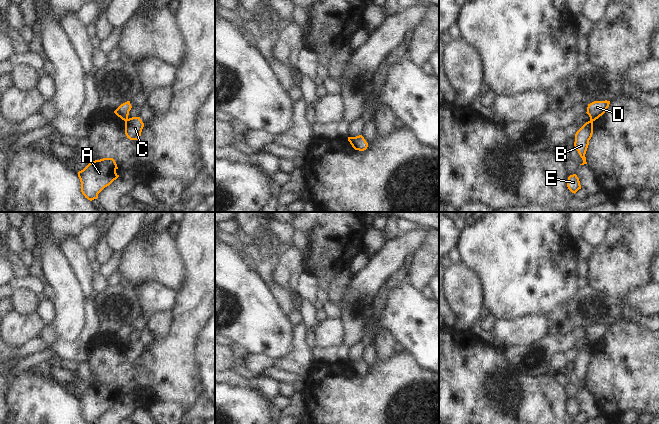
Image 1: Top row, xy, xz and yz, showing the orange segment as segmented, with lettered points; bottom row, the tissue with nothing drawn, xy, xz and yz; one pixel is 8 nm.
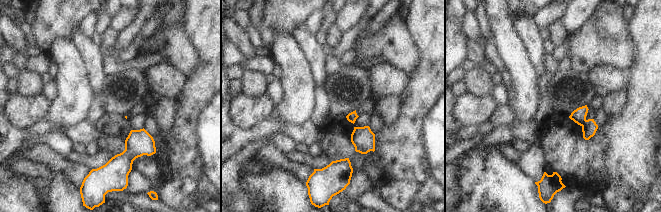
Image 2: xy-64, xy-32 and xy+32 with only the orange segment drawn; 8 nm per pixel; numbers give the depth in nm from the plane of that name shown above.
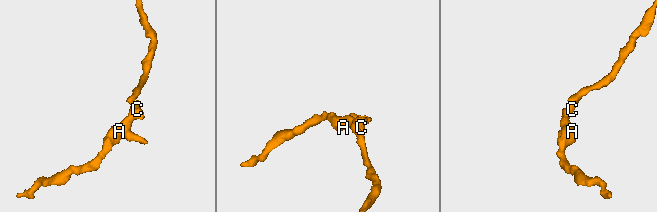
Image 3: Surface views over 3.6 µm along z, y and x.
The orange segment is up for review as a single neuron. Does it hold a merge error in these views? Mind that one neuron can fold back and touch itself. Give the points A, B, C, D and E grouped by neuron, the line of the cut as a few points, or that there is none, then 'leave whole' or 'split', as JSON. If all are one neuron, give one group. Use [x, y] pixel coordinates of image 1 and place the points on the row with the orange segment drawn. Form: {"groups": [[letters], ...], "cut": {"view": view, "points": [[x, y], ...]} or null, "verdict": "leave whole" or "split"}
{"groups": [["A", "B", "C", "E"], ["D"]], "cut": {"view": "xy", "points": [[128, 119], [125, 121]]}, "verdict": "split"}

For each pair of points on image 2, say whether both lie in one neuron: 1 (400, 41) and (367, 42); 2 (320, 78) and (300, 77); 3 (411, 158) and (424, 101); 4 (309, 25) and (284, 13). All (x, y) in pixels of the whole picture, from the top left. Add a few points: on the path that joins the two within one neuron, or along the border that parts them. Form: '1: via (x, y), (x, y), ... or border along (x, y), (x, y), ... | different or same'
1: via (392, 41), (375, 42) | same
2: border along (312, 75), (313, 79) | different
3: via (410, 144), (411, 115) | same
4: border along (320, 10), (315, 10), (302, 24) | different

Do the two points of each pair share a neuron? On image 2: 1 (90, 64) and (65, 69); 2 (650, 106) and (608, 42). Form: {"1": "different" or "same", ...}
{"1": "different", "2": "different"}

